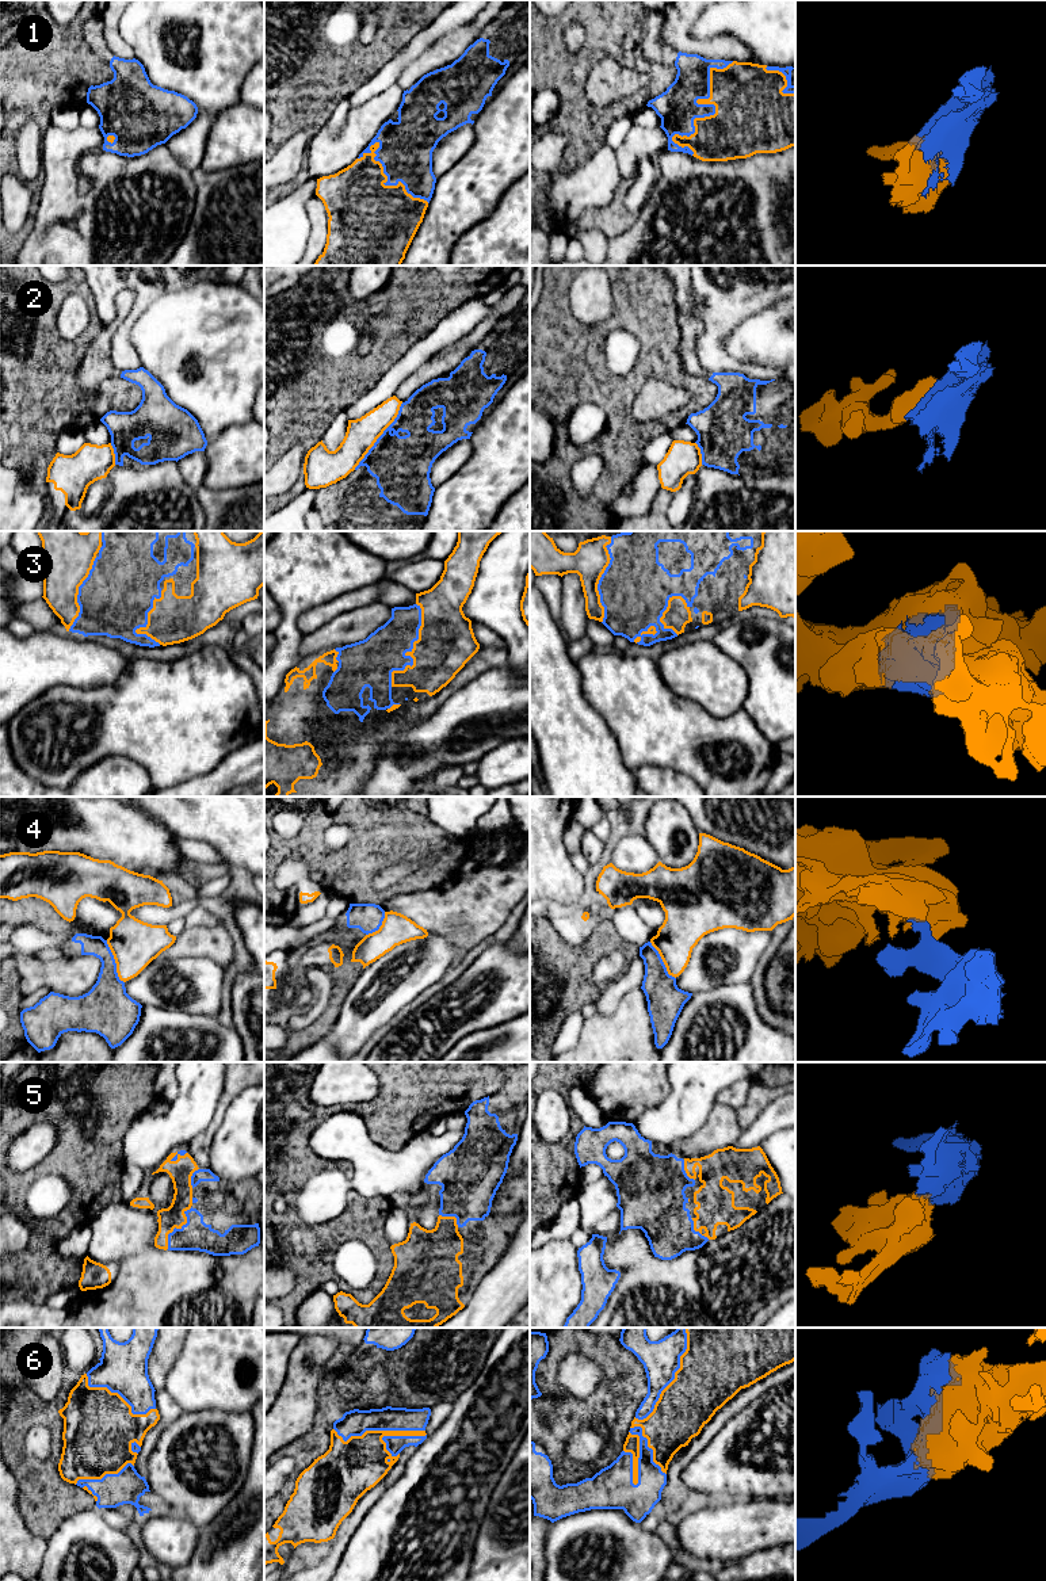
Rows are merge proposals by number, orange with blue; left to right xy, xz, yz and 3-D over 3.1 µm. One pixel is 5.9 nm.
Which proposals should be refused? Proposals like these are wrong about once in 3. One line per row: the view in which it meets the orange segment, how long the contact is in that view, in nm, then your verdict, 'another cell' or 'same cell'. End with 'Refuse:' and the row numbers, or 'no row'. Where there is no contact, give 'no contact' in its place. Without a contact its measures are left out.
1: yz | 600 nm | same cell
2: xz | 500 nm | another cell
3: xz | 500 nm | same cell
4: xy | 280 nm | another cell
5: xy | 280 nm | same cell
6: yz | 360 nm | same cell
Refuse: 2, 4

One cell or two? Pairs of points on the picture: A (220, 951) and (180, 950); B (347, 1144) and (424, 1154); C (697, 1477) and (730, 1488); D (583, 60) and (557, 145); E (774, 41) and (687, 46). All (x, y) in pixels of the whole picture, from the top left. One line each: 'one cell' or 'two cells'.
A: one cell
B: one cell
C: one cell
D: two cells
E: two cells

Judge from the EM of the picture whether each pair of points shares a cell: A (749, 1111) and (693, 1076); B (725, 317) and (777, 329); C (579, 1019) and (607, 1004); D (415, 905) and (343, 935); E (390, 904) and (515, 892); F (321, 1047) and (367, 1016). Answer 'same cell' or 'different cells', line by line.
A: different cells
B: different cells
C: different cells
D: same cell
E: same cell
F: different cells

